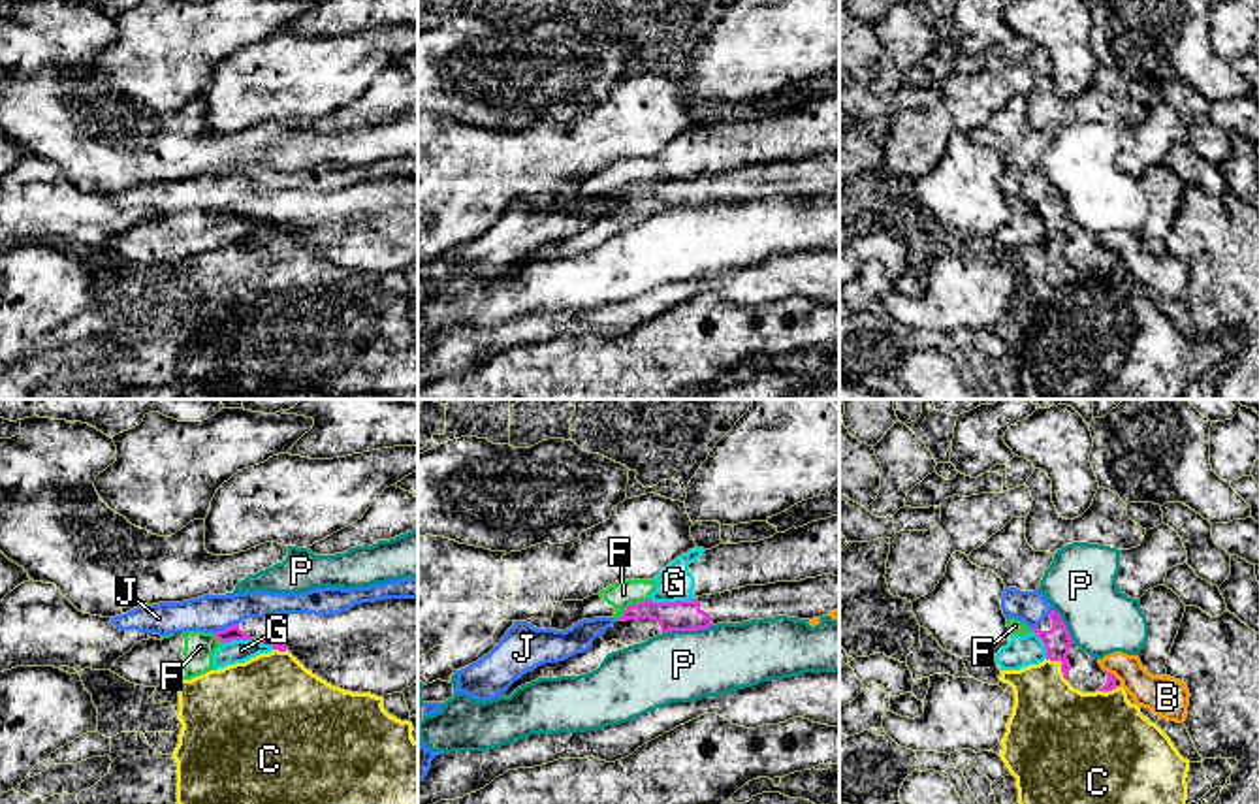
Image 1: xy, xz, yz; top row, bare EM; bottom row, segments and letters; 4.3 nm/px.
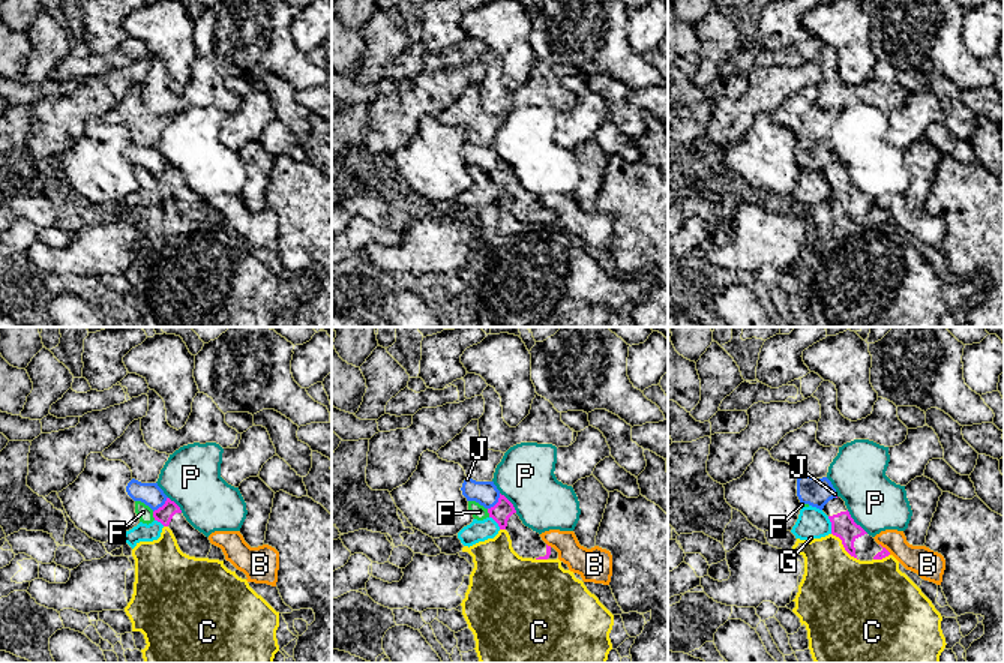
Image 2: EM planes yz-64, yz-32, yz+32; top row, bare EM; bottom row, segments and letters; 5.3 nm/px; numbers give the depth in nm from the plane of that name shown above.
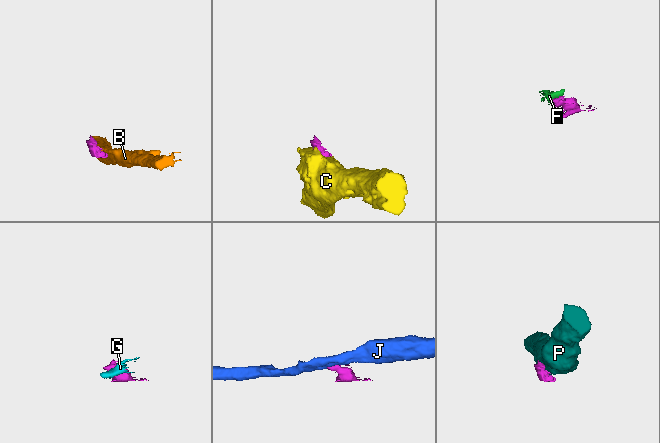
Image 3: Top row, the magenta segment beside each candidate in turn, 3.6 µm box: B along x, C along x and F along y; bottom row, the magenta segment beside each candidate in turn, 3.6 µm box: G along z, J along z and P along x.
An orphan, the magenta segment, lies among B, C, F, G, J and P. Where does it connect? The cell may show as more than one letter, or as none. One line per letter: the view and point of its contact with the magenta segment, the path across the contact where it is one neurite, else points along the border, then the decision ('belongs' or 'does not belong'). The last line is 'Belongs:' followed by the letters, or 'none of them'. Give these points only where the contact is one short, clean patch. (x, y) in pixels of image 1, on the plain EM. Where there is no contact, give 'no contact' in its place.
B: yz (1109, 251) | does not belong
C: yz (1062, 243) | does not belong
F: xz (633, 183) | along xz (648, 176), (633, 181), (618, 196) | does not belong
G: xy (249, 217) | along xy (224, 219), (260, 219), (273, 226) | does not belong
J: xy (228, 206) | along xy (238, 200), (215, 211) | does not belong
P: xz (687, 208) | along xz (712, 202), (701, 208), (663, 211) | does not belong
Belongs: none of them

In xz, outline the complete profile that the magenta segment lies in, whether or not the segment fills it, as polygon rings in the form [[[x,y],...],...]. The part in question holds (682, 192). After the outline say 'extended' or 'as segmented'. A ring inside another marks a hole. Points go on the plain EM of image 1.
[[[822,153],[800,160],[745,164],[693,179],[630,183],[593,218],[593,224],[559,241],[546,241],[516,258],[502,275],[538,256],[580,254],[600,245],[612,230],[642,222],[662,211],[700,209],[717,201],[743,201],[775,194],[813,198],[839,188],[839,154]]]; extended

